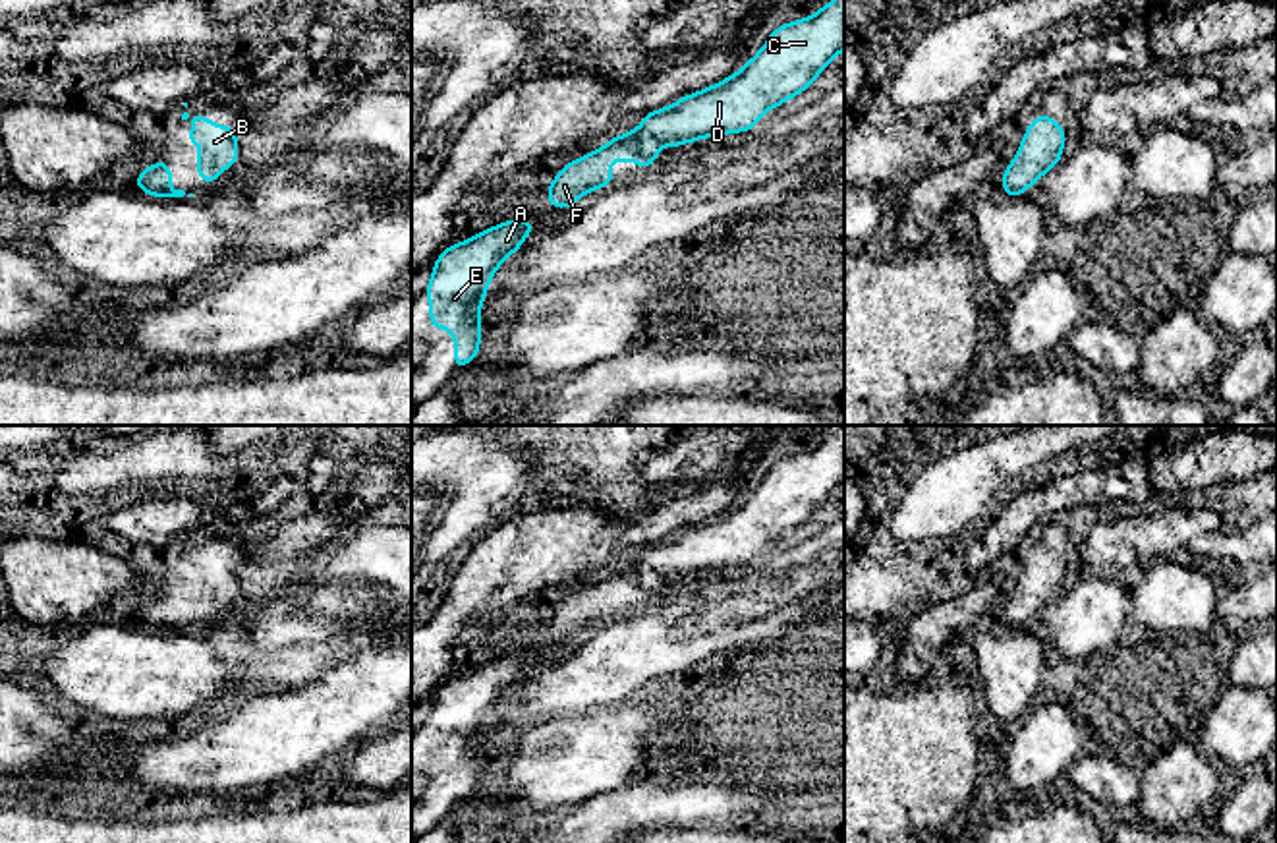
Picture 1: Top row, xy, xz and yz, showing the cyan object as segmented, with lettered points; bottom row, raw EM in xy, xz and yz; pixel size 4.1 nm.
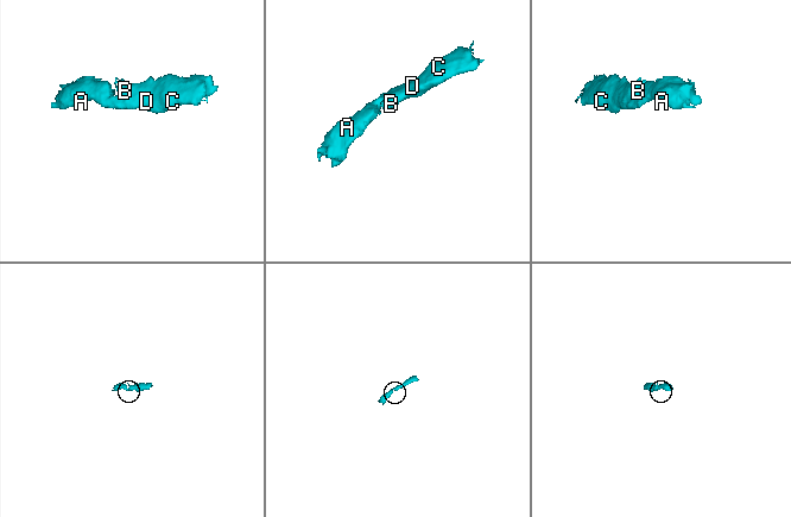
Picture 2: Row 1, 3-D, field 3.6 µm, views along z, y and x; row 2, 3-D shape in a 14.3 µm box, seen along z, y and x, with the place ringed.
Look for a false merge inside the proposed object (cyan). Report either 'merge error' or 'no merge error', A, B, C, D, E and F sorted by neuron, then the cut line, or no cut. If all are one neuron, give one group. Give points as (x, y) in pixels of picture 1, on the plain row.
no merge error; groups A B C D E F; cut none

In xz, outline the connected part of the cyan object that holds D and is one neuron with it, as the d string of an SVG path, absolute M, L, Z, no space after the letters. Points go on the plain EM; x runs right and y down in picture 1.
M844 425L811 451L775 462L763 481L724 514L647 545L638 563L570 594L551 615L547 636L568 642L582 628L609 621L614 603L607 594L634 594L647 603L663 578L680 580L703 570L750 565L765 543L806 524L842 483Z

